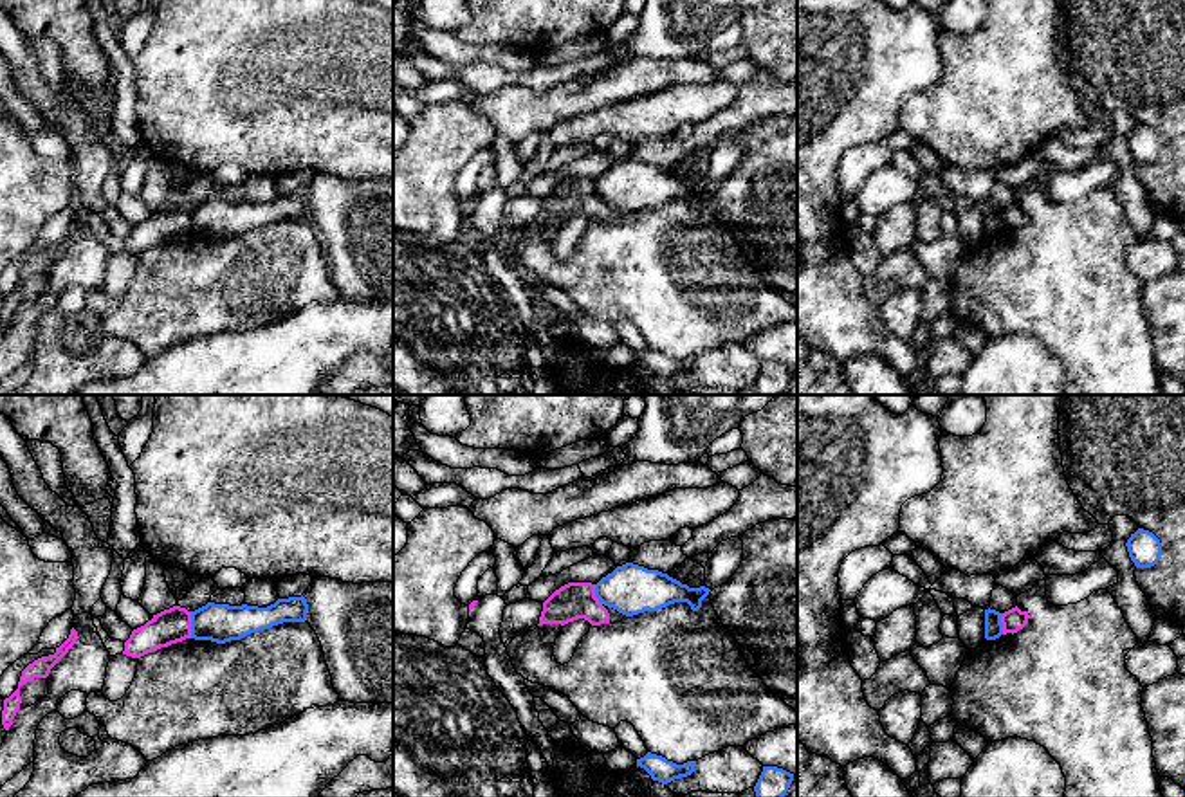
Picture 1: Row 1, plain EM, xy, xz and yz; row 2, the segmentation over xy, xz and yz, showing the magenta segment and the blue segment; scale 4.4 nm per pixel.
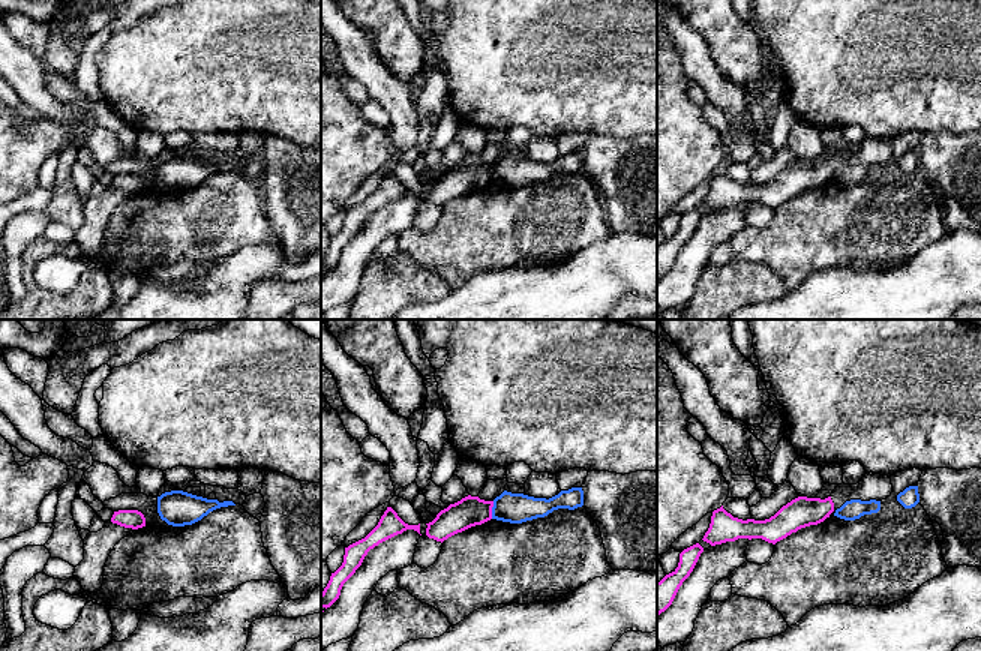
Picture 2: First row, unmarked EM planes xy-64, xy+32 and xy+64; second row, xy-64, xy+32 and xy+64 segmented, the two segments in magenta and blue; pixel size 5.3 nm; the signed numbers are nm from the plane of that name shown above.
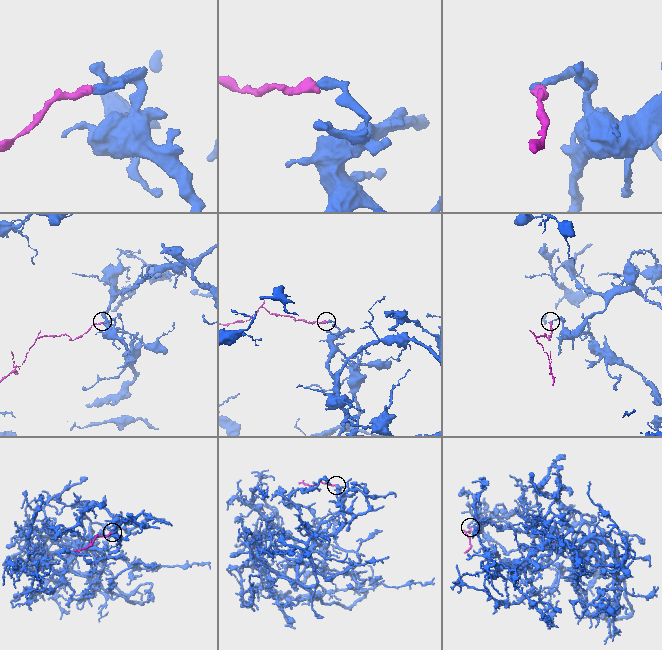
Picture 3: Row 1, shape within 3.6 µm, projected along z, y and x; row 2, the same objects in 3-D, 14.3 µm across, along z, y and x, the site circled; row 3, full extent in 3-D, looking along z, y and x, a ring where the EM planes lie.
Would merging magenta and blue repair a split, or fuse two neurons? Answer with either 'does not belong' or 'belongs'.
does not belong

